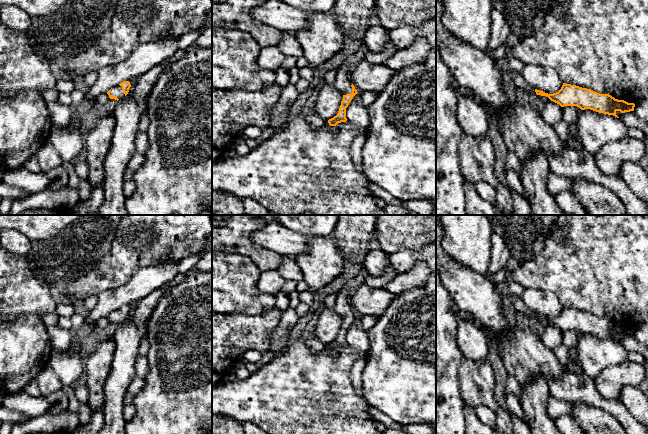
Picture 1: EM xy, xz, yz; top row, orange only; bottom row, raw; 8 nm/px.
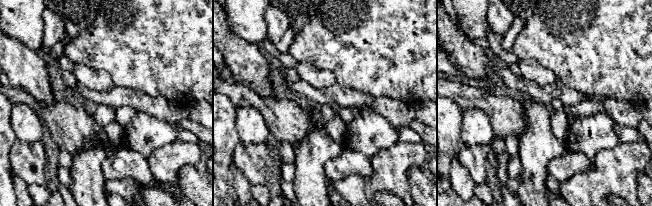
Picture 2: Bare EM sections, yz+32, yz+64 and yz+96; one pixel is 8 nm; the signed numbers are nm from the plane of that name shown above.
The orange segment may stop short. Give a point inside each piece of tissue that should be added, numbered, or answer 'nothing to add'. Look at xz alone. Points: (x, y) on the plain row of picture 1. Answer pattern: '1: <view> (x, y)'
1: xz (343, 306)

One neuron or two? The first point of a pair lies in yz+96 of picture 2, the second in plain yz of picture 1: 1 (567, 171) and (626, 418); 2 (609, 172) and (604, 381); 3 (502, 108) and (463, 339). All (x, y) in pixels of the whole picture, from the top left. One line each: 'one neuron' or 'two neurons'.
1: one neuron
2: one neuron
3: two neurons

